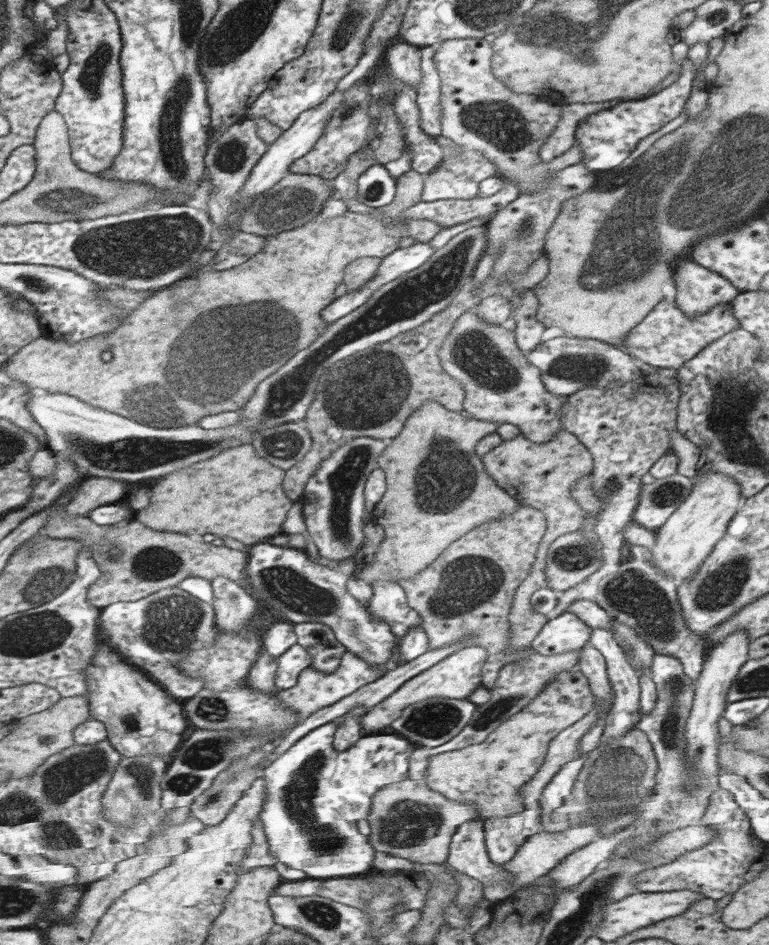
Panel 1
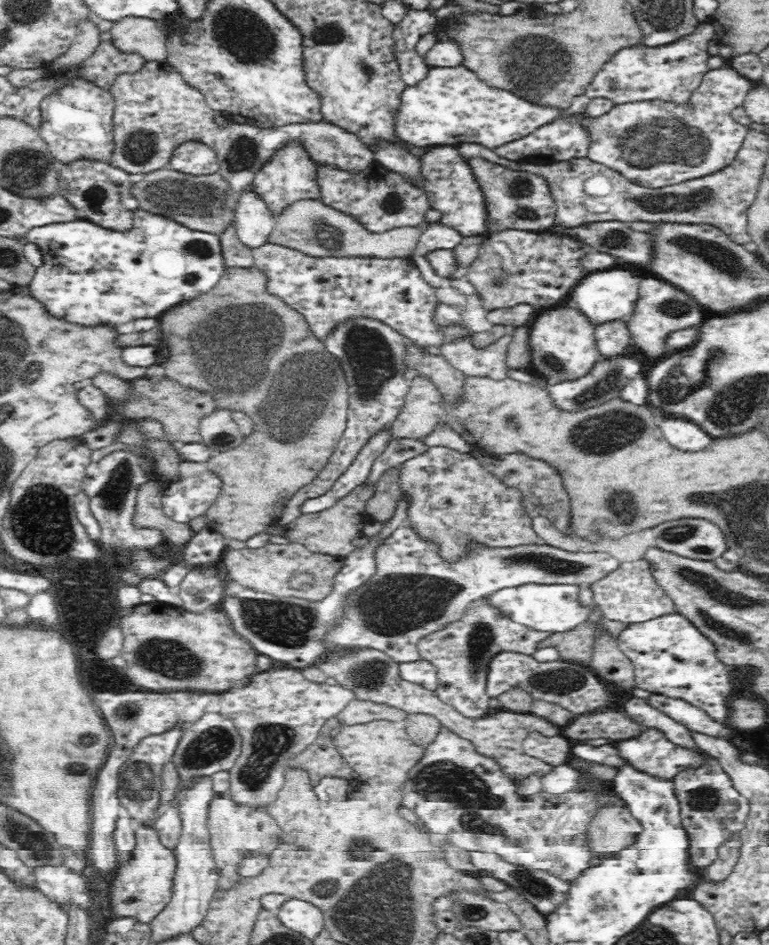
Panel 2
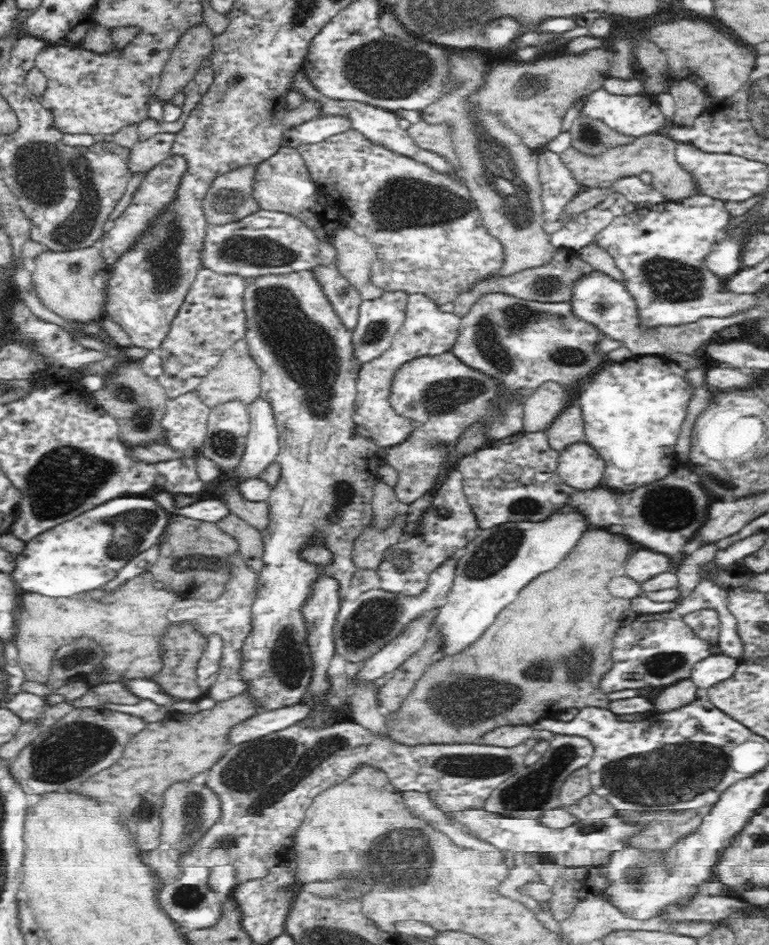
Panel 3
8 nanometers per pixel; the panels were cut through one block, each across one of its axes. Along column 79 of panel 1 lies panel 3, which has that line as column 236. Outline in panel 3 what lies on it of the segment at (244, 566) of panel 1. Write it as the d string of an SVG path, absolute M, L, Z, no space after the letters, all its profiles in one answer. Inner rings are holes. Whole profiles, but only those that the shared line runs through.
M228 512L224 518L214 522L216 528L220 528L224 534L230 534L238 546L240 546L240 556L244 562L260 572L264 568L264 534L252 528L246 520L240 516Z

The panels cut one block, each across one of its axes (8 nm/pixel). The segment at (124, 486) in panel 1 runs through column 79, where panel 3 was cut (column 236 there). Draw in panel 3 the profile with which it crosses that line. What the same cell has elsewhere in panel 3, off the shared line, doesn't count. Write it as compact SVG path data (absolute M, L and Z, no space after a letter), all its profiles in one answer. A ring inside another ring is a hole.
M224 484L218 490L222 492L222 498L226 500L226 506L232 514L246 520L258 532L266 532L266 528L270 524L270 504L268 504L268 500L266 502L248 502L240 496L236 486Z

